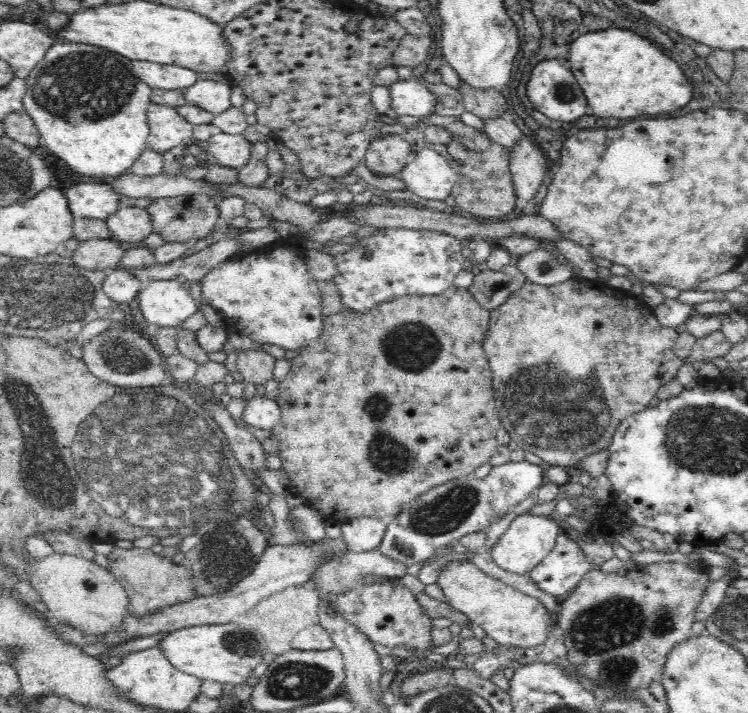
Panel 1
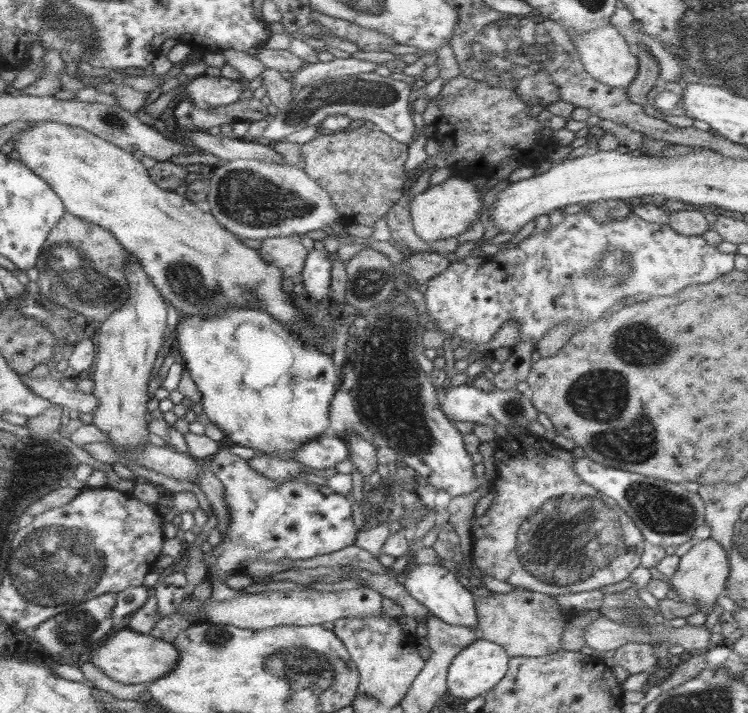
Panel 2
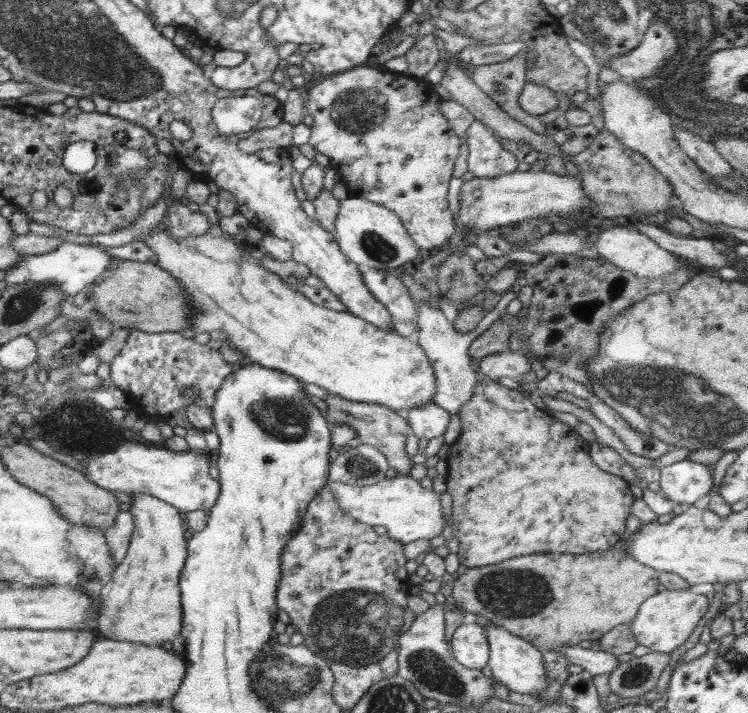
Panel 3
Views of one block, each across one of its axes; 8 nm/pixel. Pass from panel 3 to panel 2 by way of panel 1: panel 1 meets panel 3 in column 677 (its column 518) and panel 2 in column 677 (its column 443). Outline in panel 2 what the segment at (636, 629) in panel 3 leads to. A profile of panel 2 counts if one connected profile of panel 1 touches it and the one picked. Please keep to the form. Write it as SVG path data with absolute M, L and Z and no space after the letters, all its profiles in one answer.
M710 538L697 540L697 543L679 558L676 574L670 577L670 586L676 589L682 602L692 604L698 612L702 612L708 617L713 605L716 604L717 597L724 594L729 570L728 555L720 543Z

